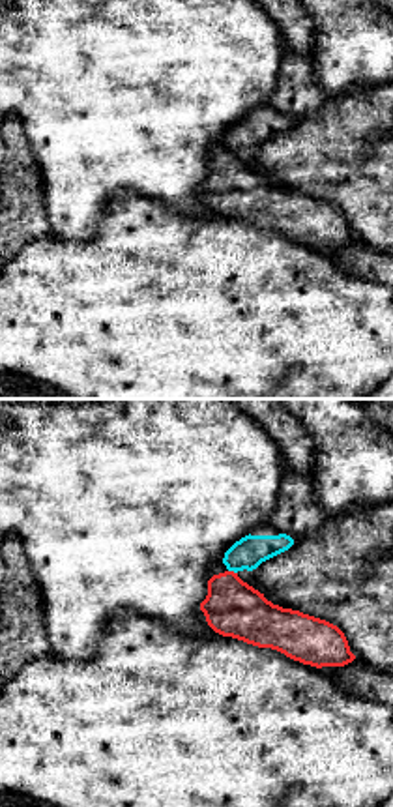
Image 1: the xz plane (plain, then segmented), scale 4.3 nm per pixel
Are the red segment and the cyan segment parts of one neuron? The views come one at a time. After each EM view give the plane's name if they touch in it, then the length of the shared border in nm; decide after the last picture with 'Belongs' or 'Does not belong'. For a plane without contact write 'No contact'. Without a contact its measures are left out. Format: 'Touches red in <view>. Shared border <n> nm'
Touches red in xz. Shared border 40 nm

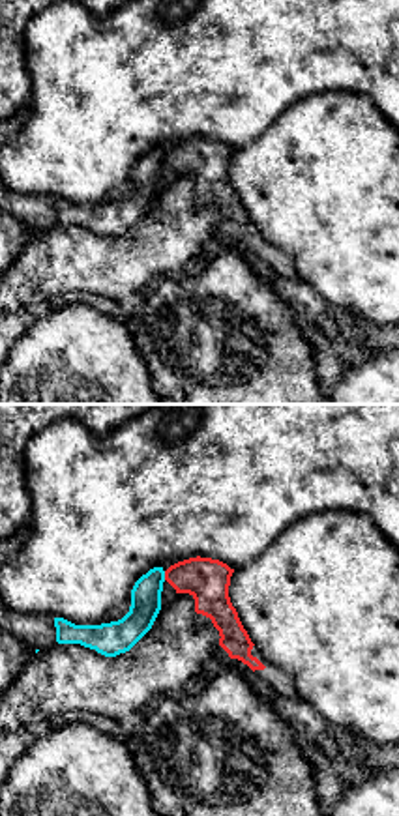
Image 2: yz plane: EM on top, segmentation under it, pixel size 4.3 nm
Touches red in yz. Shared border 40 nm

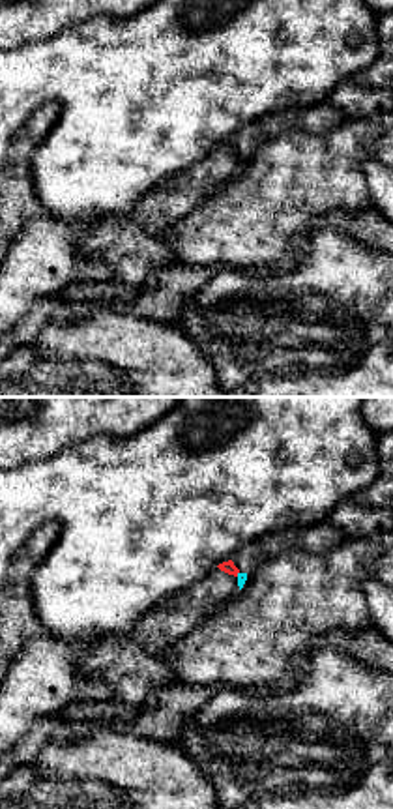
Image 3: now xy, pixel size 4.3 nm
Touches red in xy. Shared border 30 nm

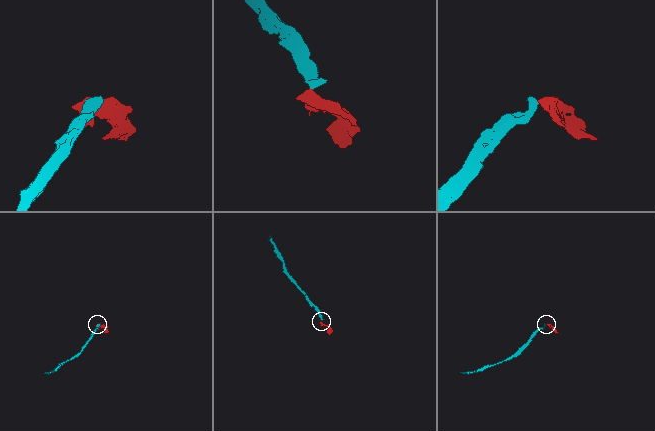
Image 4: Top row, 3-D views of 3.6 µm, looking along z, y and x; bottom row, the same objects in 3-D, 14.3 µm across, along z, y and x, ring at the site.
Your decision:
Does not belong

